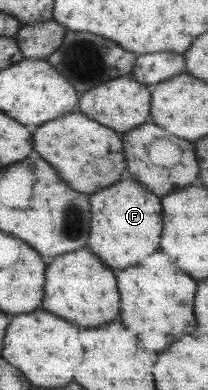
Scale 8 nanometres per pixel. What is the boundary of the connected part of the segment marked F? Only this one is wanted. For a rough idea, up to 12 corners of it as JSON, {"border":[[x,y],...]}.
{"border":[[137,181],[99,189],[89,247],[111,269],[159,247],[161,203]]}

